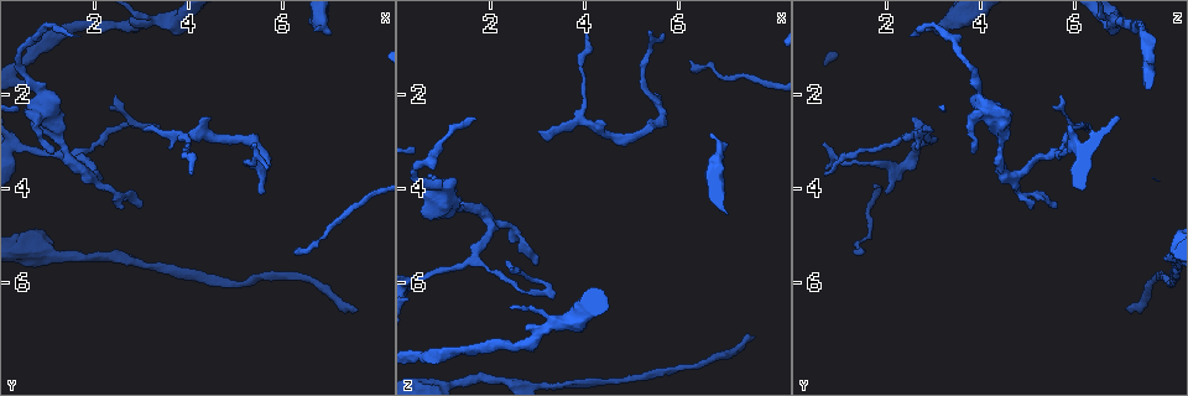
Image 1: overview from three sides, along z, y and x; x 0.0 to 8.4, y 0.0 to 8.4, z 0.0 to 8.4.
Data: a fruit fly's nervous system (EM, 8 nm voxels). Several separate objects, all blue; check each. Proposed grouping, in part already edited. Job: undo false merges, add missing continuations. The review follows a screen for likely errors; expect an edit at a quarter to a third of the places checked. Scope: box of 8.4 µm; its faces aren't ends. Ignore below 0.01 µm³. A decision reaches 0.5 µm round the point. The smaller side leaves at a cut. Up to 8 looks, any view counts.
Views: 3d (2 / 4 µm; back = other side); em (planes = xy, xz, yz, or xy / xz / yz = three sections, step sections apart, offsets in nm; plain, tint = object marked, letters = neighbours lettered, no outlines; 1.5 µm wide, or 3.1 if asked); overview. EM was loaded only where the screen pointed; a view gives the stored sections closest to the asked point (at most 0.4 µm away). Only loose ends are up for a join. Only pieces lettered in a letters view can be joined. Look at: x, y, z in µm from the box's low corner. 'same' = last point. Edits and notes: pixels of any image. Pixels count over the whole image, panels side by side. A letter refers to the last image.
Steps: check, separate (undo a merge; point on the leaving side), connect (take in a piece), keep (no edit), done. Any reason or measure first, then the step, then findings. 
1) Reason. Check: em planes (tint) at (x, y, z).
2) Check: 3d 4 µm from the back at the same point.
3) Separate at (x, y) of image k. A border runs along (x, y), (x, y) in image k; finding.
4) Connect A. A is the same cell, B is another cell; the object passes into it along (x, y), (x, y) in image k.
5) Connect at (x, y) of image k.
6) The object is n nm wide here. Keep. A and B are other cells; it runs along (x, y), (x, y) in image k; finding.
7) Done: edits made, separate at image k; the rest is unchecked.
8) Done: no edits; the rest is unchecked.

End of a long branch. Check: 3d 2 µm at (7.55, 6.55, 7.15).

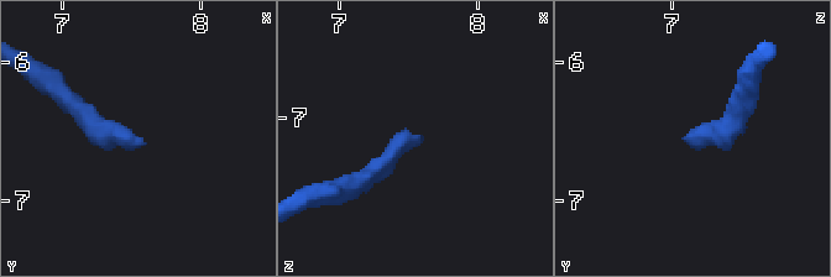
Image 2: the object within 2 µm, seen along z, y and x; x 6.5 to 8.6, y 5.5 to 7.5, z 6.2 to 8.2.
Need the tissue. Check: em yz step 4 (tint) at (7.56, 6.60, 7.12).

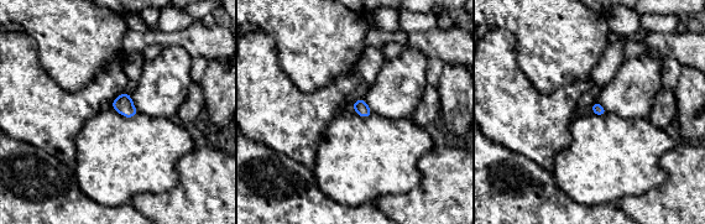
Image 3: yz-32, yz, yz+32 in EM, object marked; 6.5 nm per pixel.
Cut it another way. Check: em planes (letters) at the same point.

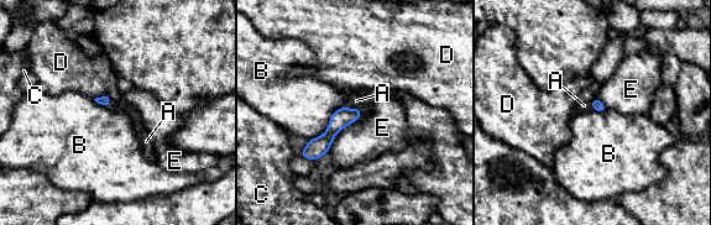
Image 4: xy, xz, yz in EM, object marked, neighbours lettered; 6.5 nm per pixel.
Connect A. A is the same cell, B, C, D and E are other cells; the object passes into it along (340, 119), (353, 109), (356, 100) in image 4; it goes on there.

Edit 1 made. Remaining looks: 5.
Check: overview.

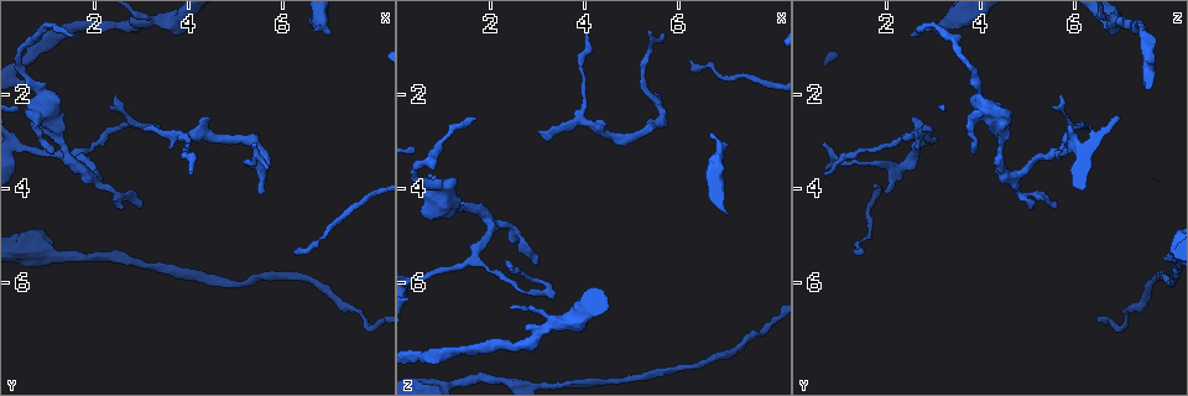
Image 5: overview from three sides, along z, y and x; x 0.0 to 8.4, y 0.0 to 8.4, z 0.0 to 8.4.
Long arm stops here. Check: em yz step 8 (letters) at (1.65, 0.75, 2.50).

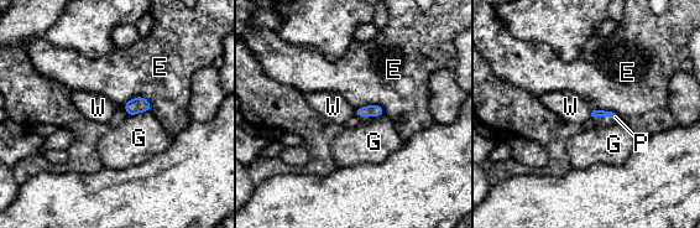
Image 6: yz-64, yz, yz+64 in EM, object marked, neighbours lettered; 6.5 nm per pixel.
Cut it another way. Check: em planes (letters) at the same point.

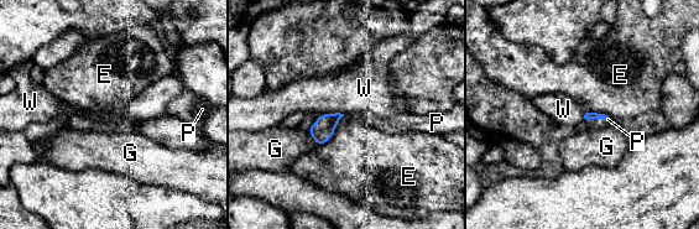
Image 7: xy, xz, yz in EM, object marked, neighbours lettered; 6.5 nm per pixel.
Connect P. P is the same cell, E, G and W are other cells; the cell continues.

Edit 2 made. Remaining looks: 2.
Check: 3d 2 µm at (3.10, 2.80, 2.70).

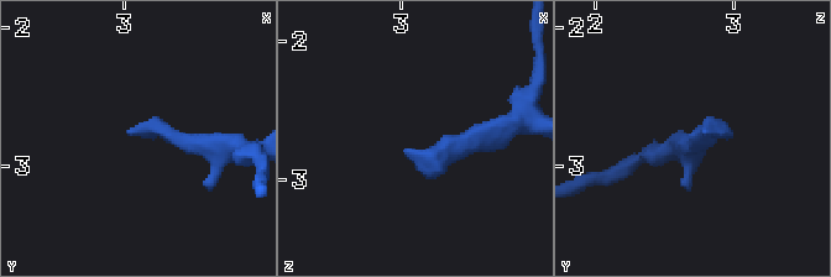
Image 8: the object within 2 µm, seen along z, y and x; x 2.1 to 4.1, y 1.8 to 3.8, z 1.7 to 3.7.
Check: em planes (letters) at (3.04, 2.76, 2.76).

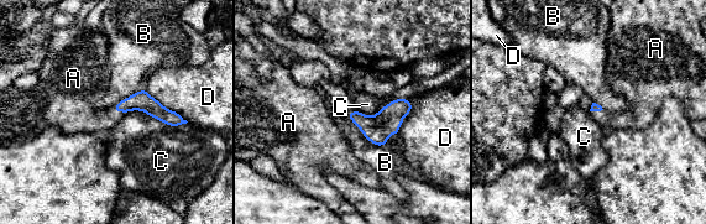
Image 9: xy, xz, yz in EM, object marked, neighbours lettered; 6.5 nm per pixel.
Connect A. A is the same cell, B, C and D are other cells; the object passes into it along (141, 100), (119, 110), (80, 114) in image 9; the cell continues.

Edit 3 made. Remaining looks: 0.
Done: edits made, connect at image 4, connect at image 7, connect at image 9; the rest is unchecked.

